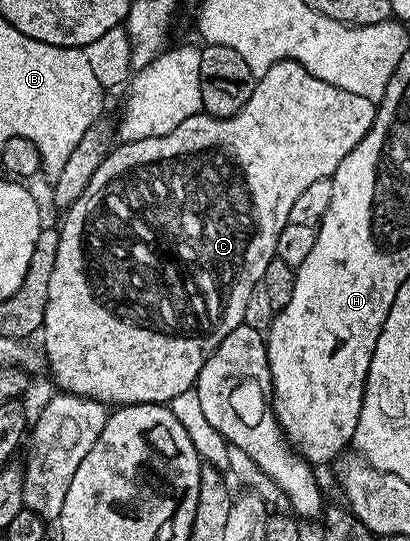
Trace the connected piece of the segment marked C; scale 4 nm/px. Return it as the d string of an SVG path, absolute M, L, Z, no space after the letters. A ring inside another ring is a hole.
M276 61L274 67L270 67L270 71L266 71L266 75L262 75L257 80L250 99L246 99L246 107L242 107L232 117L209 117L207 113L201 111L196 116L178 124L178 127L175 127L165 137L138 139L137 142L117 144L105 157L104 162L100 164L98 171L94 171L94 179L90 179L86 191L82 191L78 200L63 214L64 225L59 226L58 259L54 259L54 275L50 275L50 299L46 303L46 315L44 316L44 328L42 330L44 353L48 356L48 365L52 368L53 379L61 385L59 388L63 392L72 393L75 397L88 397L91 401L102 401L108 407L169 403L176 395L182 394L182 391L193 388L206 359L218 347L218 343L222 343L222 339L226 339L226 335L230 335L230 331L234 331L236 325L244 324L244 312L246 311L246 303L250 299L250 291L254 291L254 287L263 282L266 267L270 267L272 258L276 256L278 235L282 235L282 227L288 225L290 207L294 207L298 195L302 195L302 191L306 191L306 187L310 187L310 183L314 183L323 177L331 177L336 172L338 163L342 163L342 159L346 159L346 155L350 155L350 151L354 151L354 147L358 147L358 143L367 135L374 123L376 107L377 102L362 99L362 95L354 95L350 91L342 91L338 87L310 75L310 71L306 71L306 67L302 67L296 61Z

